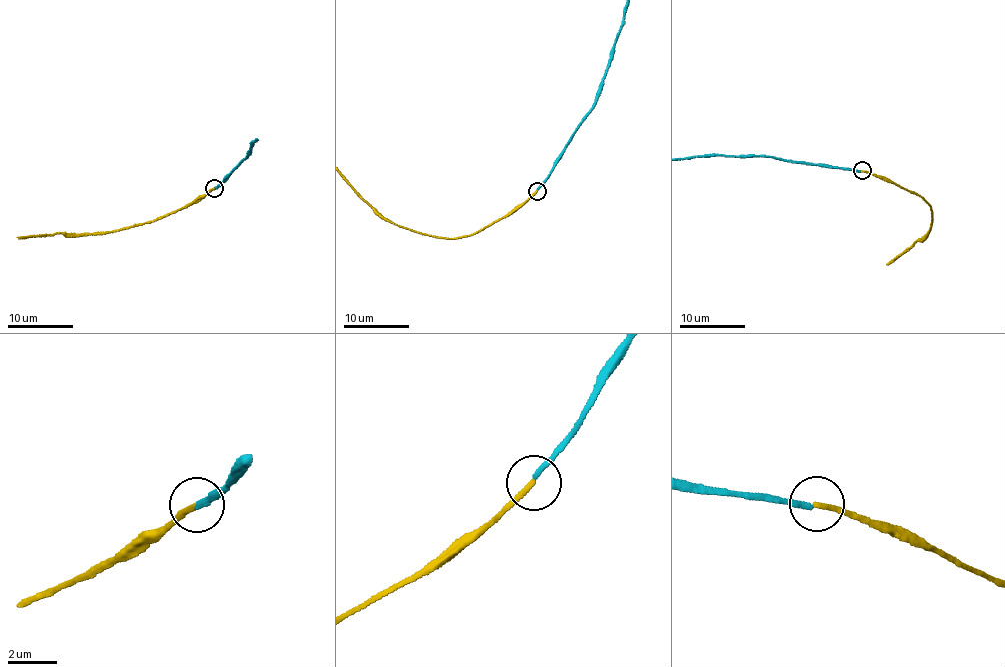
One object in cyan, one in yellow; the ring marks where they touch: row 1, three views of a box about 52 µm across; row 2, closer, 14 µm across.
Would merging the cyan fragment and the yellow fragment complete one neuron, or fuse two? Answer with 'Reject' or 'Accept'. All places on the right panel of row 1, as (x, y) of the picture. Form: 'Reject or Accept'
Reject

